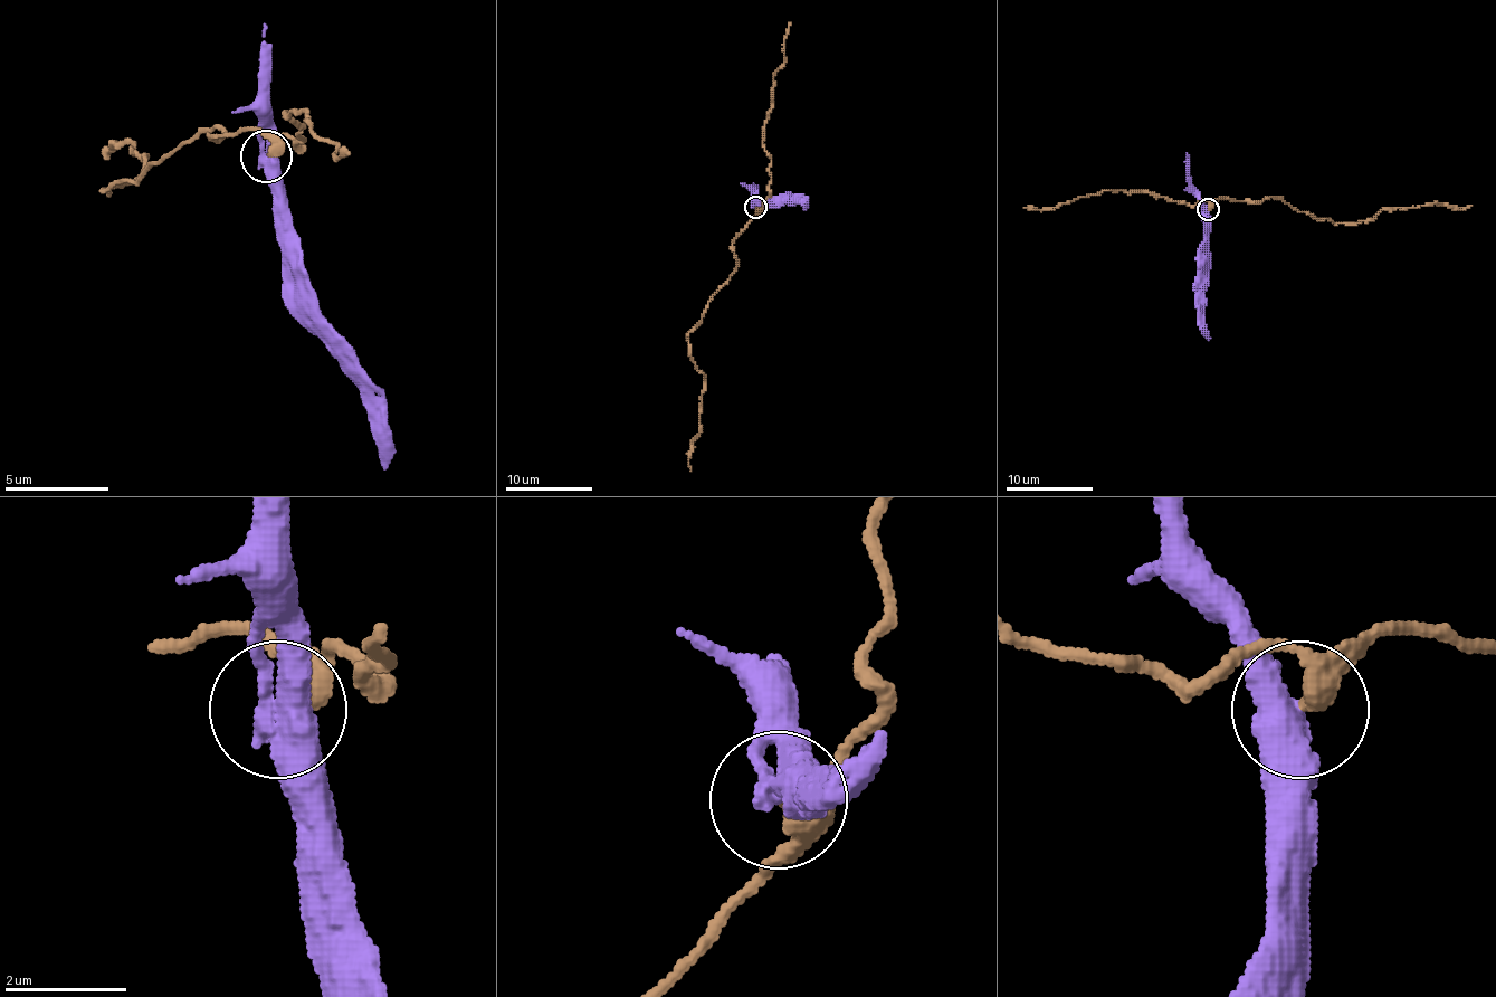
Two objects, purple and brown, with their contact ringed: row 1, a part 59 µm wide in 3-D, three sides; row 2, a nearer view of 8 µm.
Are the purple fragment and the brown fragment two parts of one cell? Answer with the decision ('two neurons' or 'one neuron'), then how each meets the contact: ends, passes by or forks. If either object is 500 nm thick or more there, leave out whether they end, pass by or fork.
two neurons

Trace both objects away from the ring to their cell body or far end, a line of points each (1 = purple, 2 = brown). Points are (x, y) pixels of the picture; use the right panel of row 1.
1: (1208, 209), (1204, 307), (1208, 340)
2: (1208, 209), (1221, 199), (1280, 197), (1297, 211), (1334, 225), (1370, 220), (1382, 209), (1471, 206)

